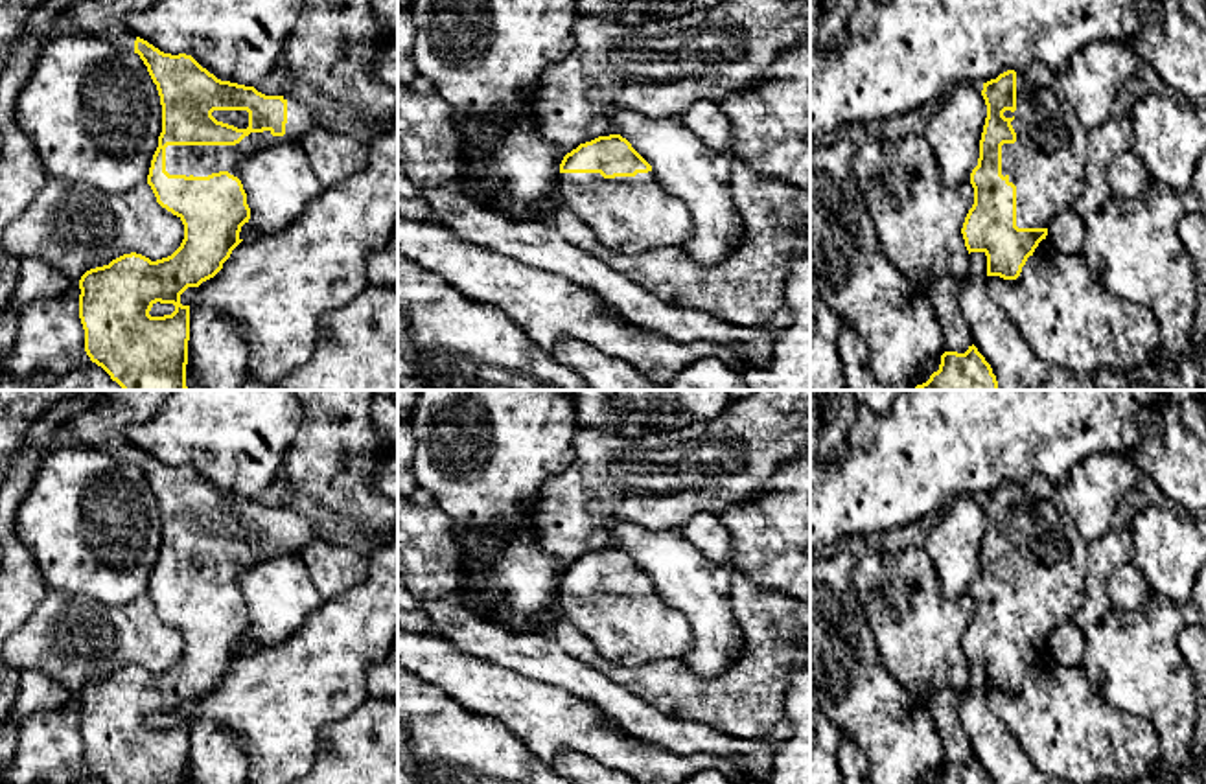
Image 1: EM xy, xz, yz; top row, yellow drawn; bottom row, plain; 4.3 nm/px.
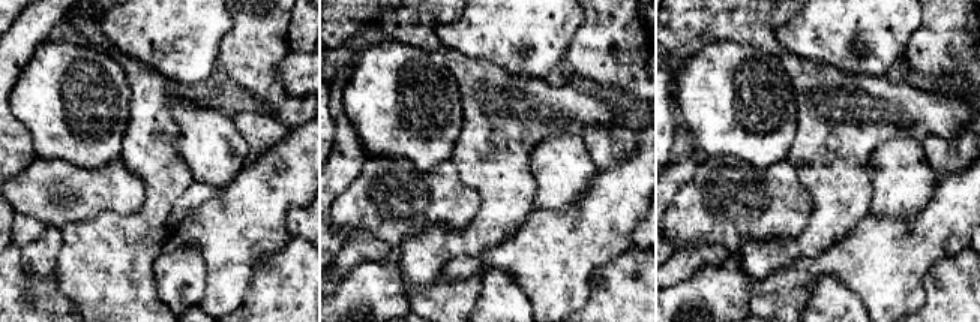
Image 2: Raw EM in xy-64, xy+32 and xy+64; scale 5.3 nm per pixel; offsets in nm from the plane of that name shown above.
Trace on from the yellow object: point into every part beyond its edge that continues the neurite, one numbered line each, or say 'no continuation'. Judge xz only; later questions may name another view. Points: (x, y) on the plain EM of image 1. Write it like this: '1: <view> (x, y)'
1: xz (630, 626)

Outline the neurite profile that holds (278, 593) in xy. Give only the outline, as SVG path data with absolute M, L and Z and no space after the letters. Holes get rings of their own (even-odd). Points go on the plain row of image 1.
M280 554L245 567L238 587L250 620L254 648L291 639L324 598L298 556Z

